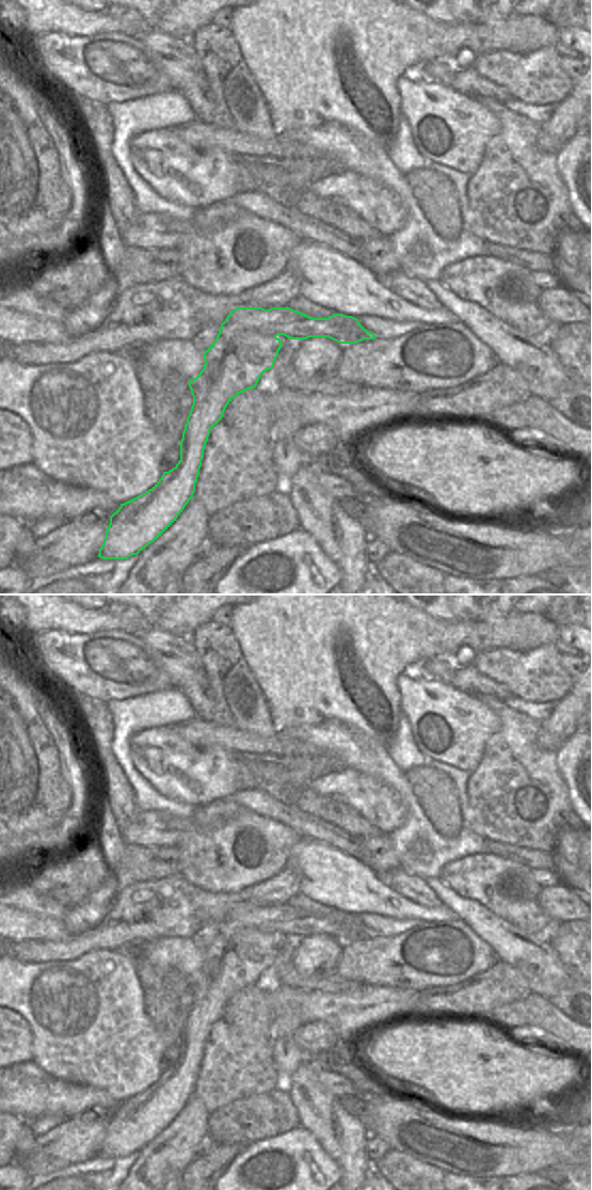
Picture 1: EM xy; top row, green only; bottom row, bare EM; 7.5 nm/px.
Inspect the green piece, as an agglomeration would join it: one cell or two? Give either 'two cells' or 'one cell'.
one cell

